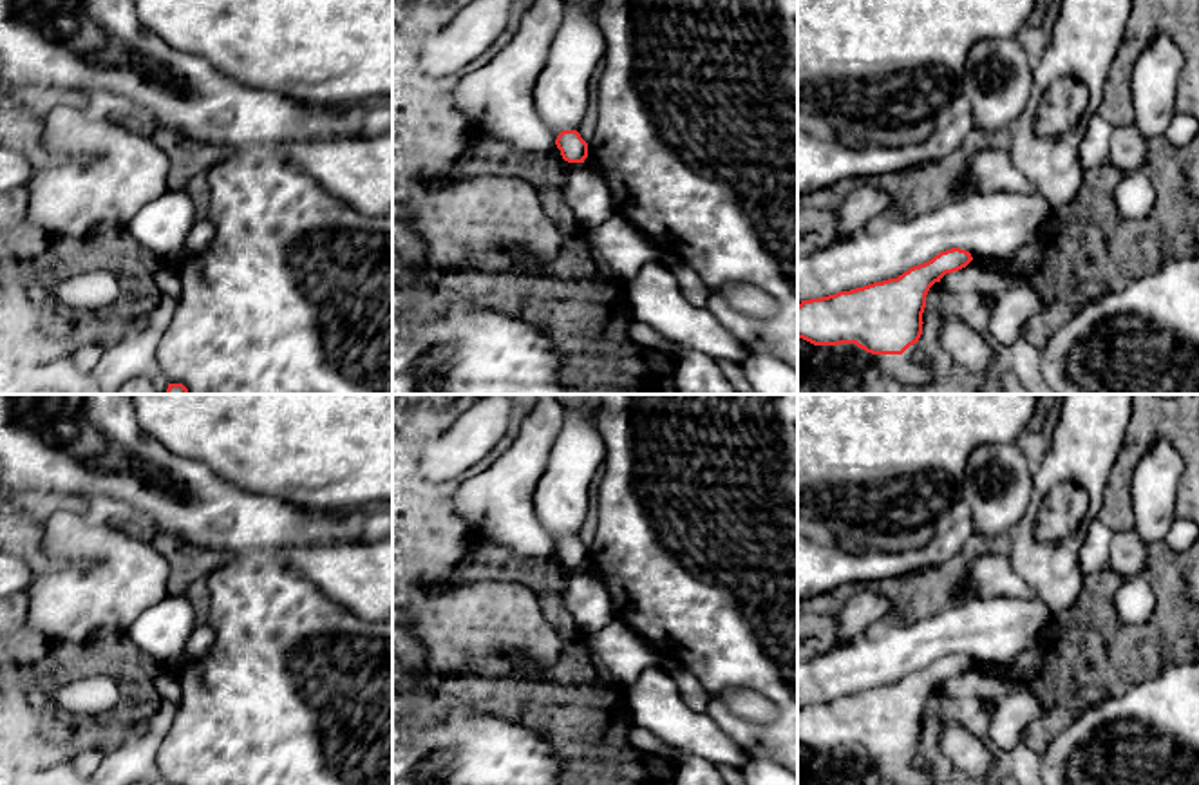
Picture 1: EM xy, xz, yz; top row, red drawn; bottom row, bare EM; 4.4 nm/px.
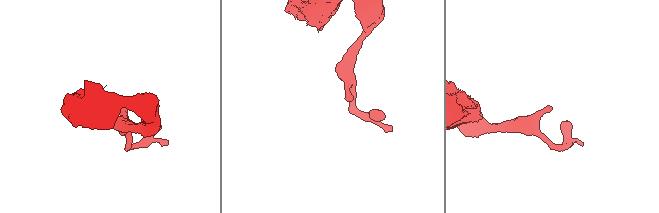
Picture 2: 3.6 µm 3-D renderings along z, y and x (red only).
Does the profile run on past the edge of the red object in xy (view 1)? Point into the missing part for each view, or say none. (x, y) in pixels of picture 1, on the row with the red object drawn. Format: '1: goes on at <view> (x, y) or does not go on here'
1: does not go on here

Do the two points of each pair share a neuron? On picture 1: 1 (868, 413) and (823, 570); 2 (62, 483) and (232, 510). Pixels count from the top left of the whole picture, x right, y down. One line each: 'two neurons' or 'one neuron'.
1: two neurons
2: one neuron

